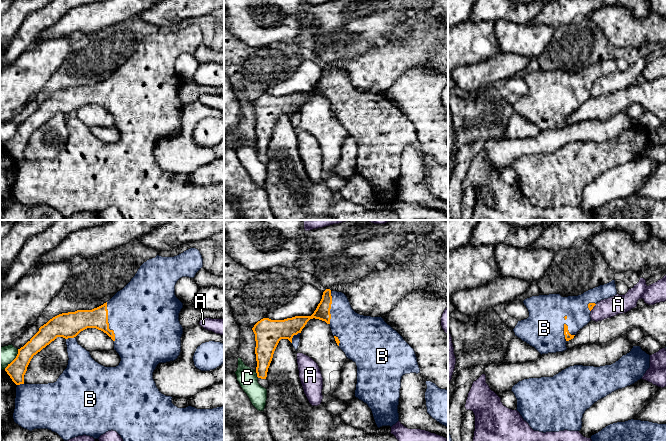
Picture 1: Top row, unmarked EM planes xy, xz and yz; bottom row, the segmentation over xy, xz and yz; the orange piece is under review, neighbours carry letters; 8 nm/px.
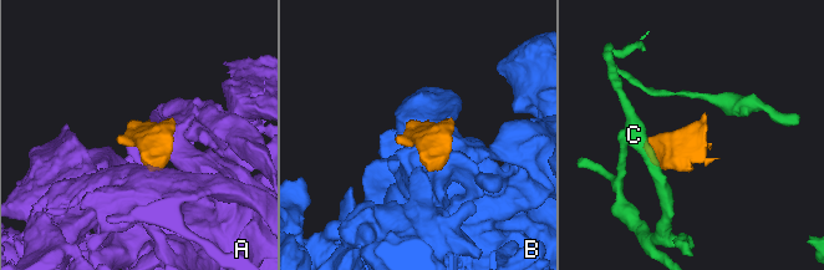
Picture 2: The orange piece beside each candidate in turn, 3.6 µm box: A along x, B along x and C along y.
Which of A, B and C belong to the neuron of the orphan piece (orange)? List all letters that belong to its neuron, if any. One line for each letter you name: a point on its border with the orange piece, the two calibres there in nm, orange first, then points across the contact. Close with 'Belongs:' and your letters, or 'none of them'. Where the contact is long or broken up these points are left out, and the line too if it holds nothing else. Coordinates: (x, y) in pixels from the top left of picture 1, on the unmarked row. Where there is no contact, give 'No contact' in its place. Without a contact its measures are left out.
B: Touches orange at xy (107, 98). Thickness 170 nm (orange) against 480 nm
Belongs: B

